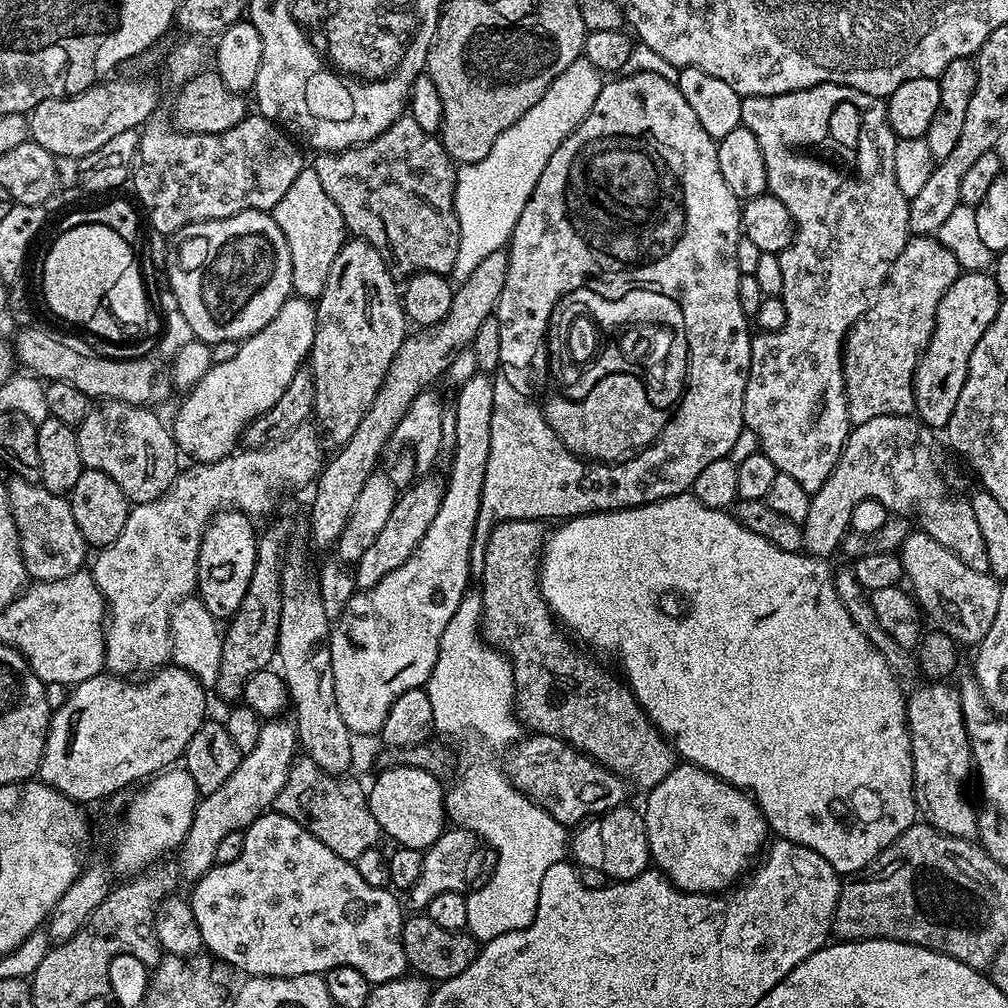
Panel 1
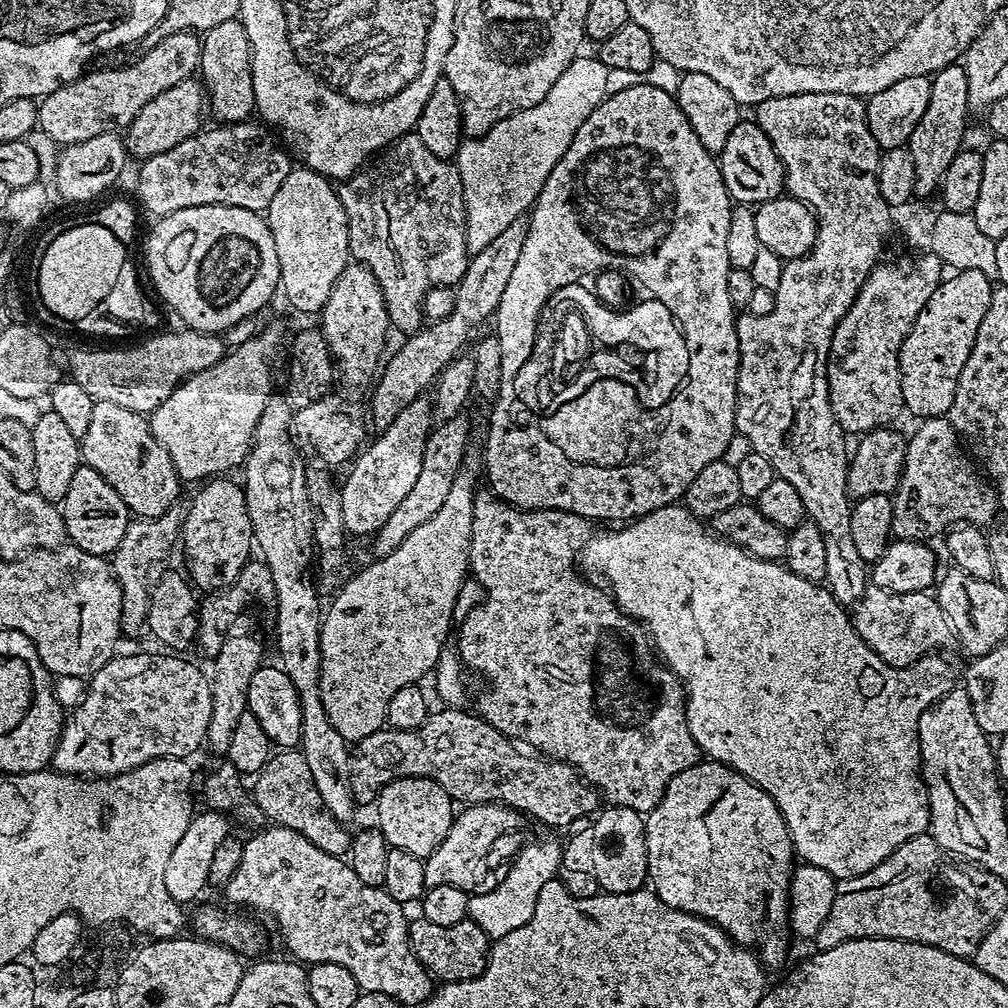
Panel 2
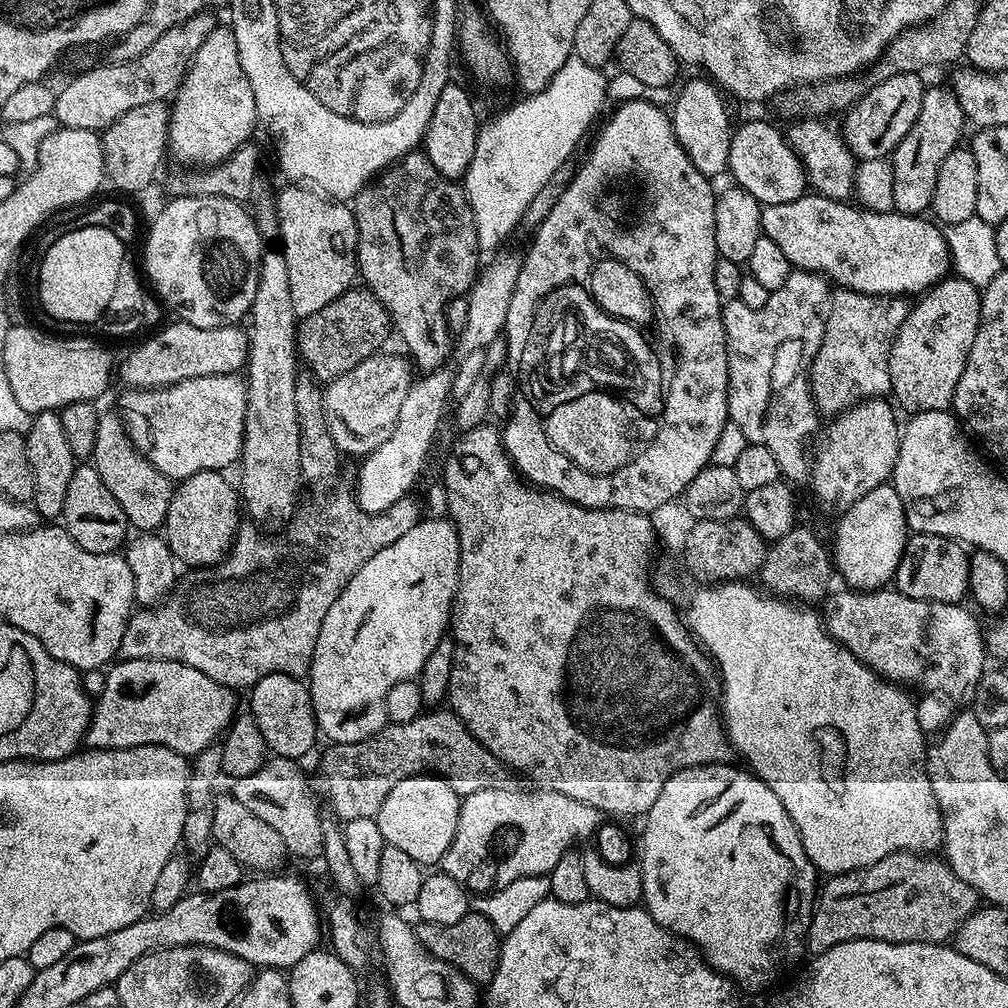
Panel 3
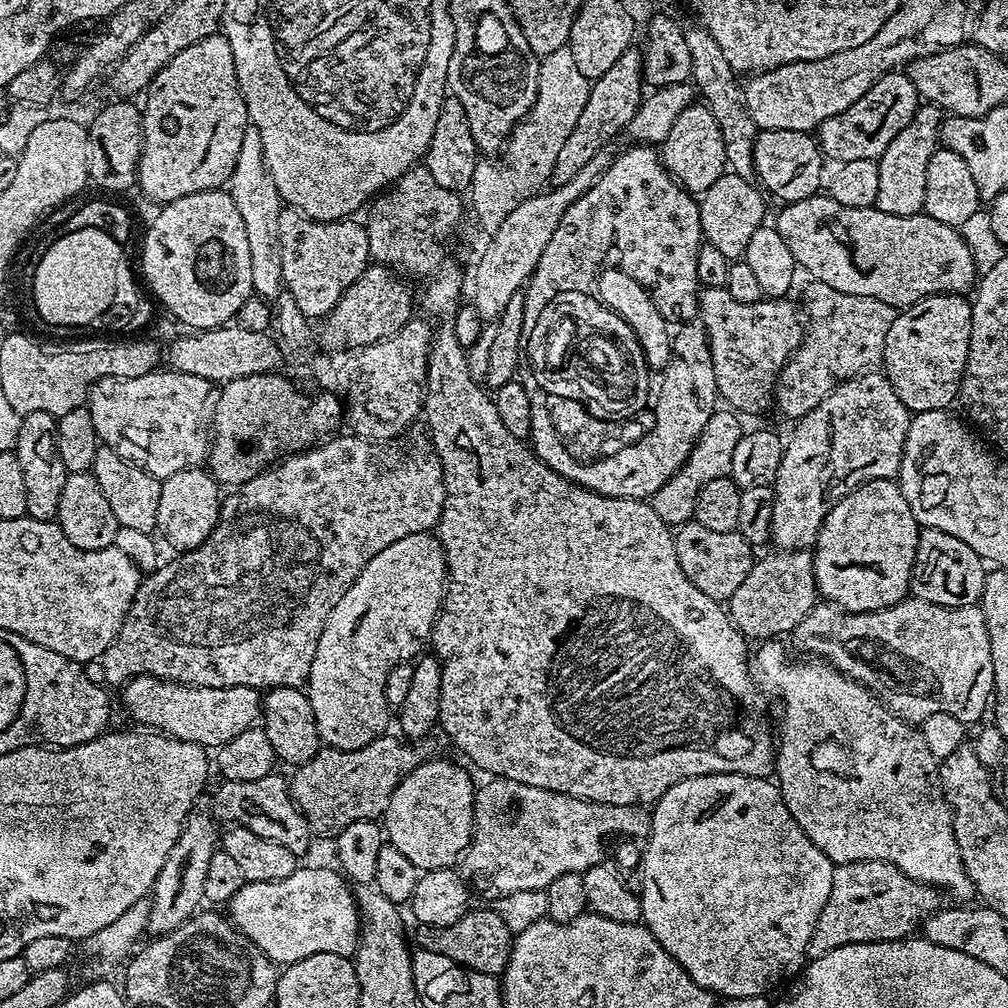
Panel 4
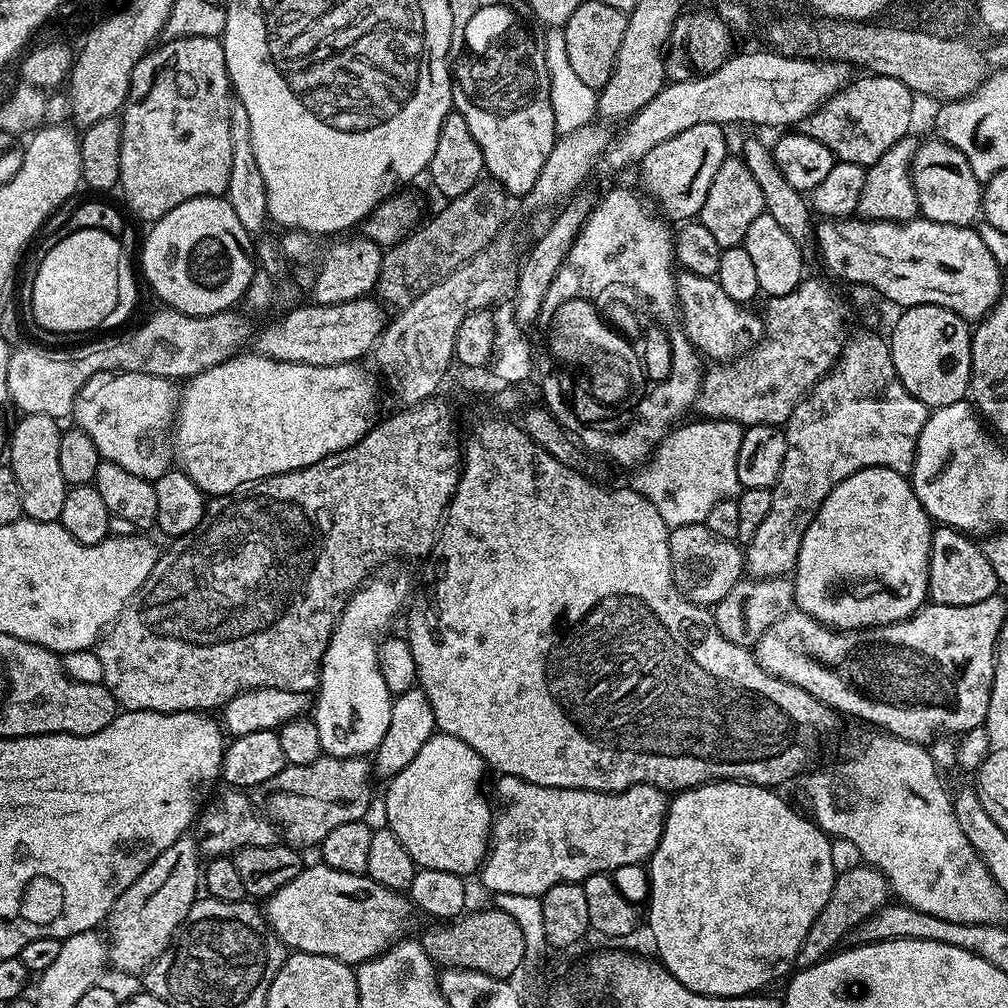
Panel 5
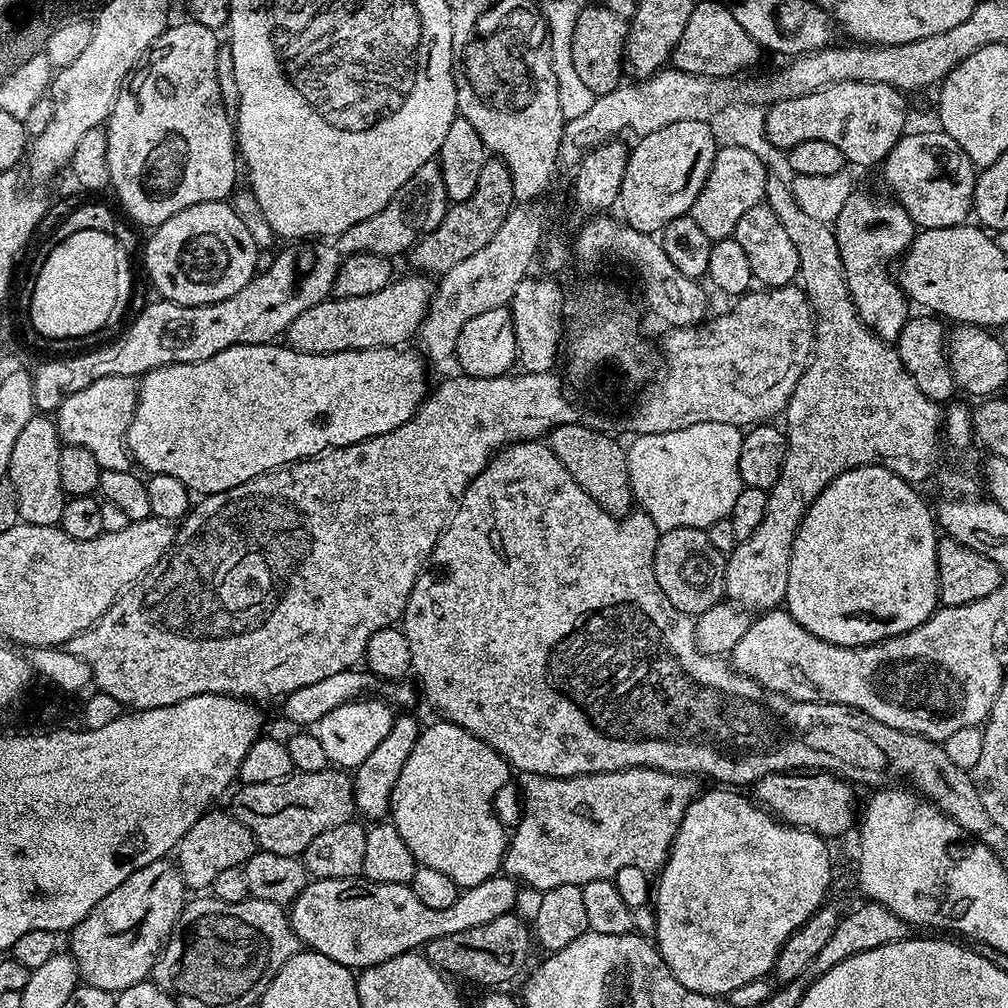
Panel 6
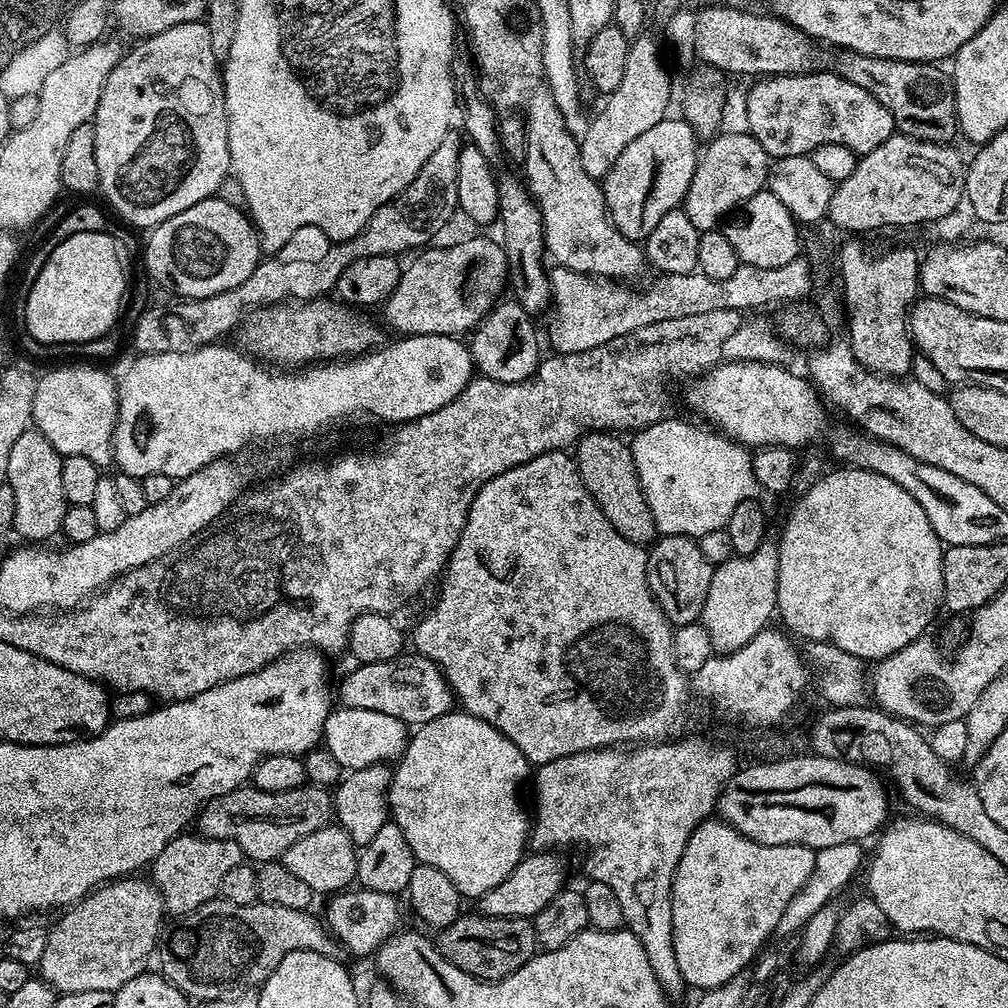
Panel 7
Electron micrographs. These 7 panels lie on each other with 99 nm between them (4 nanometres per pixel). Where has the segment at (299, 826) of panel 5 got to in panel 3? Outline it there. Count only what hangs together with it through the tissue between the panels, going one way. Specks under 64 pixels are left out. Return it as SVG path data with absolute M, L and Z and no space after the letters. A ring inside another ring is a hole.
M425 710L418 718L414 718L405 724L385 724L382 730L378 730L370 738L362 742L350 742L349 744L332 744L324 752L324 757L320 760L320 772L324 775L324 792L328 795L328 804L332 807L331 815L341 822L347 822L354 818L374 818L378 810L382 810L382 802L386 802L386 794L411 776L421 774L431 774L433 776L443 776L448 785L461 796L461 798L475 794L477 790L490 790L491 788L501 787L504 780L510 776L509 769L505 768L504 763L450 710L436 712L440 710Z

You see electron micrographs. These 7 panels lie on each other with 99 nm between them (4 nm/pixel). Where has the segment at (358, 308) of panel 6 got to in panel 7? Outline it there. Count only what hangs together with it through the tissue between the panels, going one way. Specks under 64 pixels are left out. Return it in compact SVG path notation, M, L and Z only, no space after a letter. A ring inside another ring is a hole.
M472 236L445 248L436 247L425 247L411 257L413 260L401 271L398 286L382 305L383 323L388 323L401 337L422 334L463 337L501 299L500 287L505 287L508 279L508 259L497 241L495 244L484 236Z

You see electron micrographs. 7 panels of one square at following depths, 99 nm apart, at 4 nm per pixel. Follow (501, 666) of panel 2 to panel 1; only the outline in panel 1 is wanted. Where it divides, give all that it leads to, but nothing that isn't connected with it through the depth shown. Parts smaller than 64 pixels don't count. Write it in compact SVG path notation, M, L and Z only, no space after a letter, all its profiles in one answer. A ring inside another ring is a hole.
M507 520L492 529L484 547L482 635L493 648L499 648L512 664L516 675L516 718L533 733L573 744L579 752L593 756L599 764L623 776L629 785L637 784L643 790L650 790L676 768L678 757L672 745L640 709L640 703L627 683L619 679L616 681L602 665L583 656L579 652L581 649L558 627L540 593L538 569L546 539L545 529L540 528L543 527L539 520Z

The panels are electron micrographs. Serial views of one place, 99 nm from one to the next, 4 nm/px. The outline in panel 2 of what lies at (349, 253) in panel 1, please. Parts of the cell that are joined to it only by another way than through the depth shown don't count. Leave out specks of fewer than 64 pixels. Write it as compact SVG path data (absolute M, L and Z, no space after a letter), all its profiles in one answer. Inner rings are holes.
M349 262L344 267L338 282L334 282L334 290L330 290L330 298L326 298L320 309L318 319L318 326L332 351L335 367L344 371L345 382L364 384L368 379L371 381L381 367L385 355L384 339L390 333L390 325L378 278L374 278L366 265Z

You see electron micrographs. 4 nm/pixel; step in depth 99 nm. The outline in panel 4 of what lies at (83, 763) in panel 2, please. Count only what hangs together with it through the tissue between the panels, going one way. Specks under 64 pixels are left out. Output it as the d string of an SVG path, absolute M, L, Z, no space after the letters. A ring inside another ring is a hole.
M136 676L127 684L123 685L122 692L124 692L124 708L128 711L128 716L132 720L137 720L137 725L147 726L149 729L163 732L179 740L186 742L194 742L200 744L206 750L218 750L226 742L230 742L230 738L238 738L238 734L242 734L242 730L253 727L261 719L262 716L262 696L257 689L250 686L226 686L225 688L195 688L189 684L175 684L173 680L159 680L156 676Z

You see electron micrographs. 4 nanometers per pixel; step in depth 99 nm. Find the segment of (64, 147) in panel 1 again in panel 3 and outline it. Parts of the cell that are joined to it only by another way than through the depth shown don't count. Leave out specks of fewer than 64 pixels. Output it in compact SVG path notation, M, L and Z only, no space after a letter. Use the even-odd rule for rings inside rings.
M205 10L190 17L184 24L174 25L144 54L132 61L107 62L101 68L92 68L81 76L76 76L64 89L56 92L54 115L62 128L100 132L108 128L126 110L134 106L146 106L150 102L167 101L180 86L180 81L188 73L194 54L202 47L202 42L218 27L218 20L211 11Z

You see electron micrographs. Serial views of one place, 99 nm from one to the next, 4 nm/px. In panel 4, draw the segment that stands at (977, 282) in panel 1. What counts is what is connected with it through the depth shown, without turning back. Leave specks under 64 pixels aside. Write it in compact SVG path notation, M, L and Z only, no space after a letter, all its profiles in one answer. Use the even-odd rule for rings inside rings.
M955 292L927 296L897 311L886 333L882 371L909 412L942 411L957 403L970 350L971 321L972 300Z

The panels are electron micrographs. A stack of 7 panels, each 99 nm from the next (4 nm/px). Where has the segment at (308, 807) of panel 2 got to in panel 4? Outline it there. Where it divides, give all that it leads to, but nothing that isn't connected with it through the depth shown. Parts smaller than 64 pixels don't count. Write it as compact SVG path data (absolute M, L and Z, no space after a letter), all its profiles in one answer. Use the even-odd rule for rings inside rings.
M279 774L266 778L254 778L254 782L234 782L224 780L210 796L212 816L224 826L239 826L246 830L254 830L258 838L270 838L278 842L278 846L286 846L297 858L304 858L308 847L314 841L312 827L306 822L298 806L292 801L292 789L289 781Z

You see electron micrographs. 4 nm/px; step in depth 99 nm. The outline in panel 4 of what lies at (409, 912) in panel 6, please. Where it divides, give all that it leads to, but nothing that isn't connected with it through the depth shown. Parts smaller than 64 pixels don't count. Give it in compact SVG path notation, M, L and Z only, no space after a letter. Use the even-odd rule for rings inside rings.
M298 866L290 878L278 882L245 882L226 906L232 925L277 966L302 962L310 954L355 957L360 939L356 894L353 885L332 868Z

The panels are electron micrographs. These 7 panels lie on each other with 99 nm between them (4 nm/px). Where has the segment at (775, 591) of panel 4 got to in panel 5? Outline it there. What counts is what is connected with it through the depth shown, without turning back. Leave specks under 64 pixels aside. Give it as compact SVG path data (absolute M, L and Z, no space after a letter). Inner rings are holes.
M772 576L768 580L755 578L742 578L714 606L714 628L721 632L730 642L738 646L751 649L778 622L783 616L793 611L794 608L794 584L788 576Z

